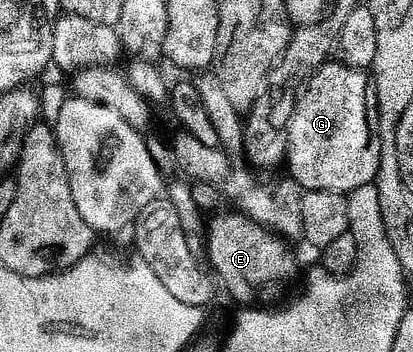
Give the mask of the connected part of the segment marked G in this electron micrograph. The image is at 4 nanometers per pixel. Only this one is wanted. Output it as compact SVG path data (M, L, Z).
M329 61L327 65L321 67L308 79L306 85L303 87L302 93L297 97L296 110L292 113L292 119L288 125L288 132L286 139L288 142L286 167L287 173L290 175L292 181L300 185L301 191L307 192L310 190L317 190L318 192L330 192L331 194L343 194L345 196L352 194L358 188L366 188L373 185L380 171L380 160L382 157L382 149L380 150L380 142L376 139L378 135L378 118L374 113L374 98L373 98L374 82L365 71L352 70L350 67L341 64L339 61Z

